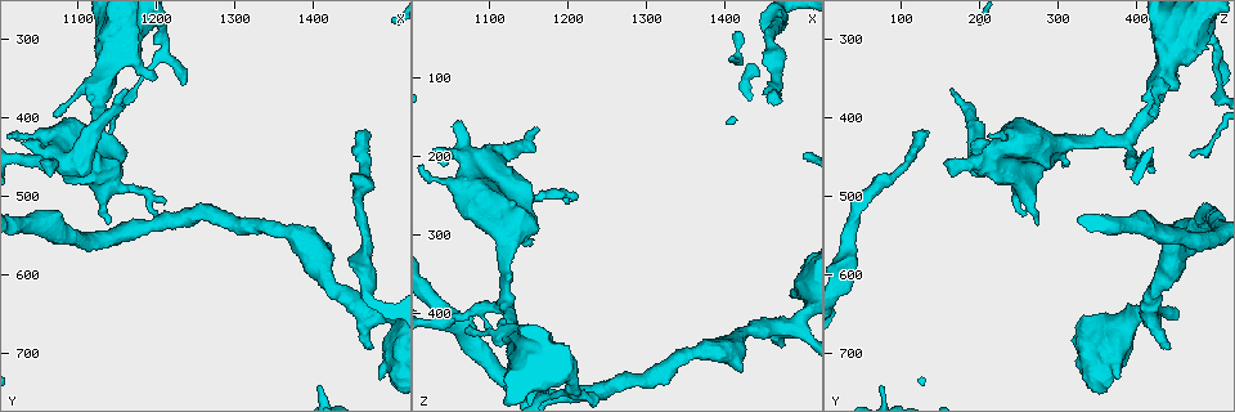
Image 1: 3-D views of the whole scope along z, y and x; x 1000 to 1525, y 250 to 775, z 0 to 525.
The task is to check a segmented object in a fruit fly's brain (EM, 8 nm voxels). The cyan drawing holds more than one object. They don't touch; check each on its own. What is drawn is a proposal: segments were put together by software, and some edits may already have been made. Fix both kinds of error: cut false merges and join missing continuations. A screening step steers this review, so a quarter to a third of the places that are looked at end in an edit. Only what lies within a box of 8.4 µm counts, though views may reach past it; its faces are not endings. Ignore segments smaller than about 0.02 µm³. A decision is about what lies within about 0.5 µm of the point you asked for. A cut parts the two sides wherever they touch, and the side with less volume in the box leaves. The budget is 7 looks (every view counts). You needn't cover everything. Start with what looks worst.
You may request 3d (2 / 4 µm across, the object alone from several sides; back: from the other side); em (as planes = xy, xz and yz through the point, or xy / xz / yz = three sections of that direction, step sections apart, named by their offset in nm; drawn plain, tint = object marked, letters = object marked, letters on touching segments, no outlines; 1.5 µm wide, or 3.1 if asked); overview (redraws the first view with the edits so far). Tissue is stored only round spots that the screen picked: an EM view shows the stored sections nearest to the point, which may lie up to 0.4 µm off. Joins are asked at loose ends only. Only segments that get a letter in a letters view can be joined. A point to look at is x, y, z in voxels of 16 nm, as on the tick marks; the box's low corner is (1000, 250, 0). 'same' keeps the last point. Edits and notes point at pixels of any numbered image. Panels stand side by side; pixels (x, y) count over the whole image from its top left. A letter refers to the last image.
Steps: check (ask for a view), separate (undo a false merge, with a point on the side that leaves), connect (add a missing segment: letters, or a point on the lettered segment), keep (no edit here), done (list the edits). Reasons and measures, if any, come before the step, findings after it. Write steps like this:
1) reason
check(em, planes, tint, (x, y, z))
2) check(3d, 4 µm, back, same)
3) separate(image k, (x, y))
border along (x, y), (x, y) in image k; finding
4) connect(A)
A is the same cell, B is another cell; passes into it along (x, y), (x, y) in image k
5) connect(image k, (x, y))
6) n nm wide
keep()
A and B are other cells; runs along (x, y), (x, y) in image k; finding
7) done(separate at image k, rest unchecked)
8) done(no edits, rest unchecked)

free end
check(em, planes, plain, (1060, 455, 155))

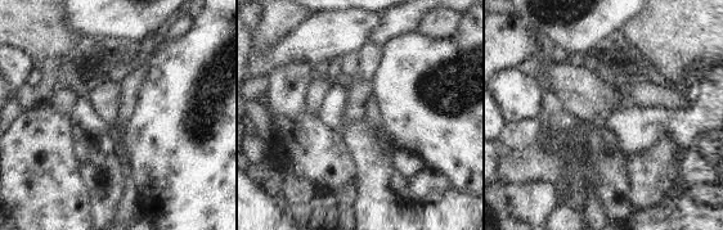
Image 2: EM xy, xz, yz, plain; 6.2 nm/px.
see the neighbours
check(em, planes, letters, same)

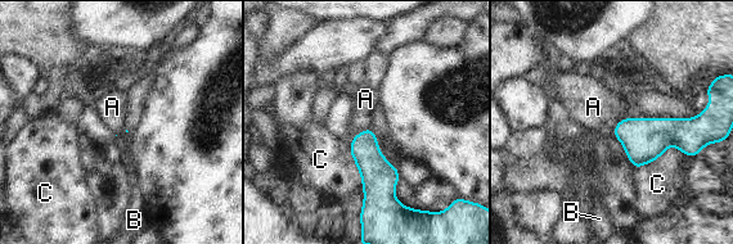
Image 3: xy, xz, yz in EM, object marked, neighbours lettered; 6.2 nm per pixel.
keep()
A, B and C are other cells; border along (369, 126), (352, 138), (349, 153) in image 3; none of them fits

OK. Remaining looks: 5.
free end
check(em, xy, step 4, letters, (1100, 465, 420))

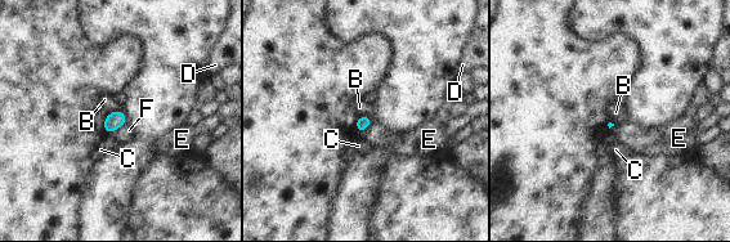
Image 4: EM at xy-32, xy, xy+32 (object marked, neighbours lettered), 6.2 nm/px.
keep()
B, C, D, E and F are other cells; border along (358, 116), (370, 116), (374, 121) in image 4; no lettered segment goes on from it

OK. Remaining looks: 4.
an open end
check(em, planes, plain, (1135, 540, 275))

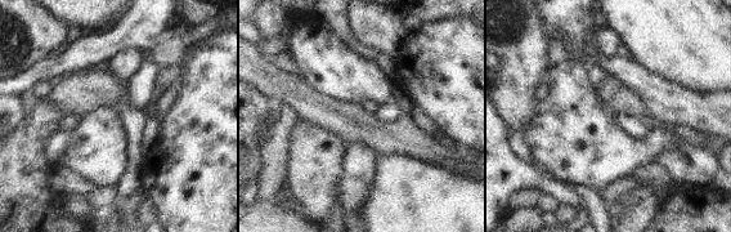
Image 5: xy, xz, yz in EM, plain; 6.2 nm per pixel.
check(em, planes, letters, same)

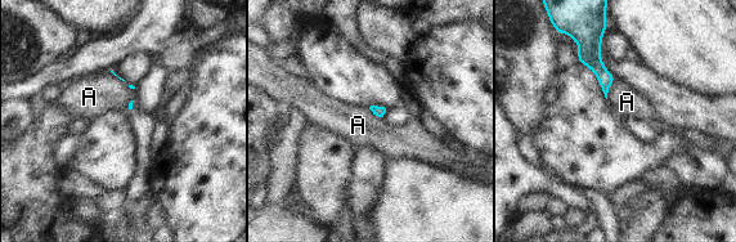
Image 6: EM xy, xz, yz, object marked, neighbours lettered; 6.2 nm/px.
keep()
A is another cell; border along (616, 80), (610, 86), (606, 98) in image 6; no lettered segment goes on from it

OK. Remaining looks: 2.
done(no edits, rest unchecked)

